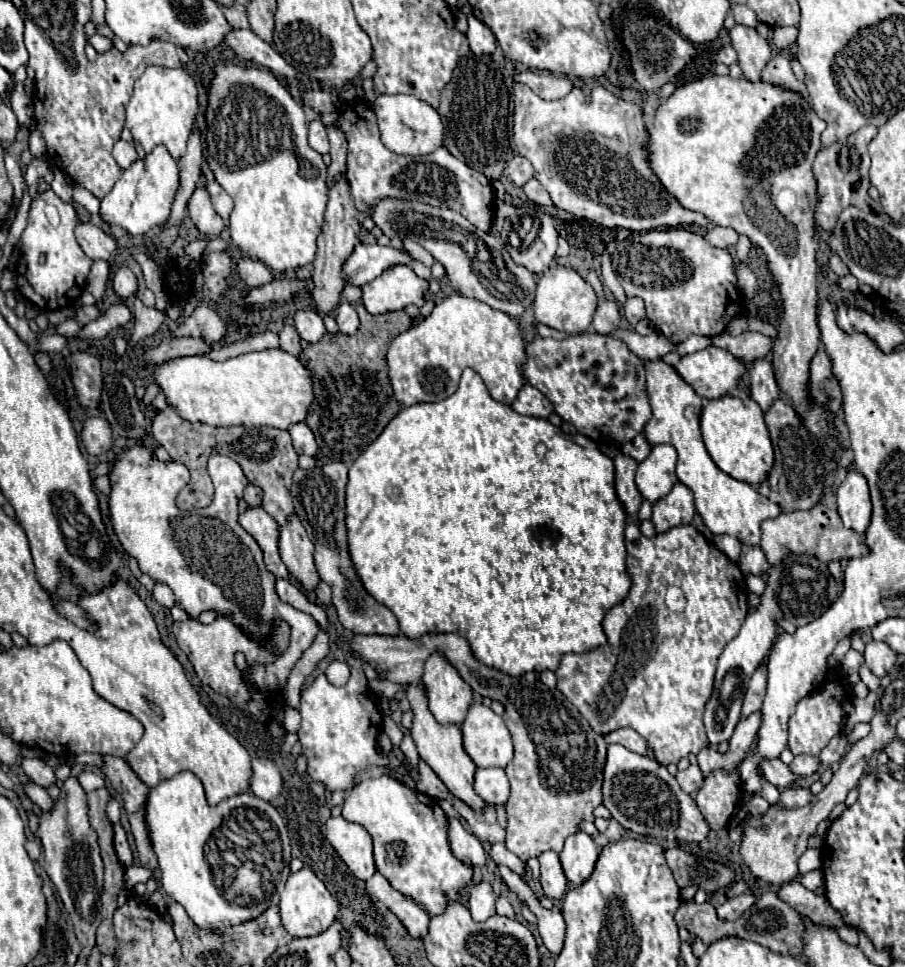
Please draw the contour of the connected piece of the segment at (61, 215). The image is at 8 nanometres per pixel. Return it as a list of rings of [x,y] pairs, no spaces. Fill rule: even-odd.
[[[50,188],[42,192],[30,206],[28,226],[20,236],[20,262],[18,262],[18,290],[36,306],[50,304],[52,308],[60,308],[60,304],[72,304],[84,290],[86,278],[92,266],[92,258],[88,258],[76,242],[74,228],[78,224],[76,210],[62,202]],[[44,254],[44,266],[38,264],[38,256]]]

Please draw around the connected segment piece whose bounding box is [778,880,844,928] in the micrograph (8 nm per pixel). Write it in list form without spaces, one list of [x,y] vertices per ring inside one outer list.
[[[792,880],[788,884],[784,884],[778,892],[778,896],[788,902],[800,916],[818,922],[818,924],[826,924],[826,926],[834,926],[834,928],[842,928],[844,926],[844,918],[842,914],[830,906],[830,902],[826,900],[826,896],[816,894],[808,888],[804,888],[800,882]]]

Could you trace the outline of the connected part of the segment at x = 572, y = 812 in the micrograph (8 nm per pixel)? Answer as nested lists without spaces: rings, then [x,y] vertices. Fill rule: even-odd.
[[[356,634],[352,638],[340,638],[338,648],[348,652],[354,652],[362,656],[366,662],[374,666],[376,672],[380,672],[388,682],[396,684],[418,684],[422,678],[424,662],[430,654],[440,652],[462,676],[464,682],[470,684],[474,692],[478,692],[484,698],[498,700],[504,704],[504,722],[512,734],[514,740],[514,760],[506,766],[506,774],[510,780],[510,798],[506,802],[508,812],[508,826],[506,826],[506,848],[512,850],[522,862],[528,858],[538,858],[542,852],[562,852],[564,840],[580,832],[580,822],[594,822],[594,808],[602,804],[602,780],[604,780],[604,764],[606,764],[606,742],[600,734],[596,734],[586,718],[578,712],[574,704],[570,704],[562,692],[550,690],[540,680],[534,684],[528,684],[524,678],[512,678],[502,674],[496,668],[490,668],[482,662],[478,662],[472,656],[472,650],[468,646],[468,640],[460,634],[424,634],[418,640],[402,636],[362,636]]]

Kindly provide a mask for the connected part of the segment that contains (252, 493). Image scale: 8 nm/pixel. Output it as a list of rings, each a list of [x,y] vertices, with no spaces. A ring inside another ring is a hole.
[[[248,484],[246,490],[244,490],[244,502],[246,502],[248,506],[258,506],[260,500],[262,500],[262,492],[260,492],[260,488]]]

